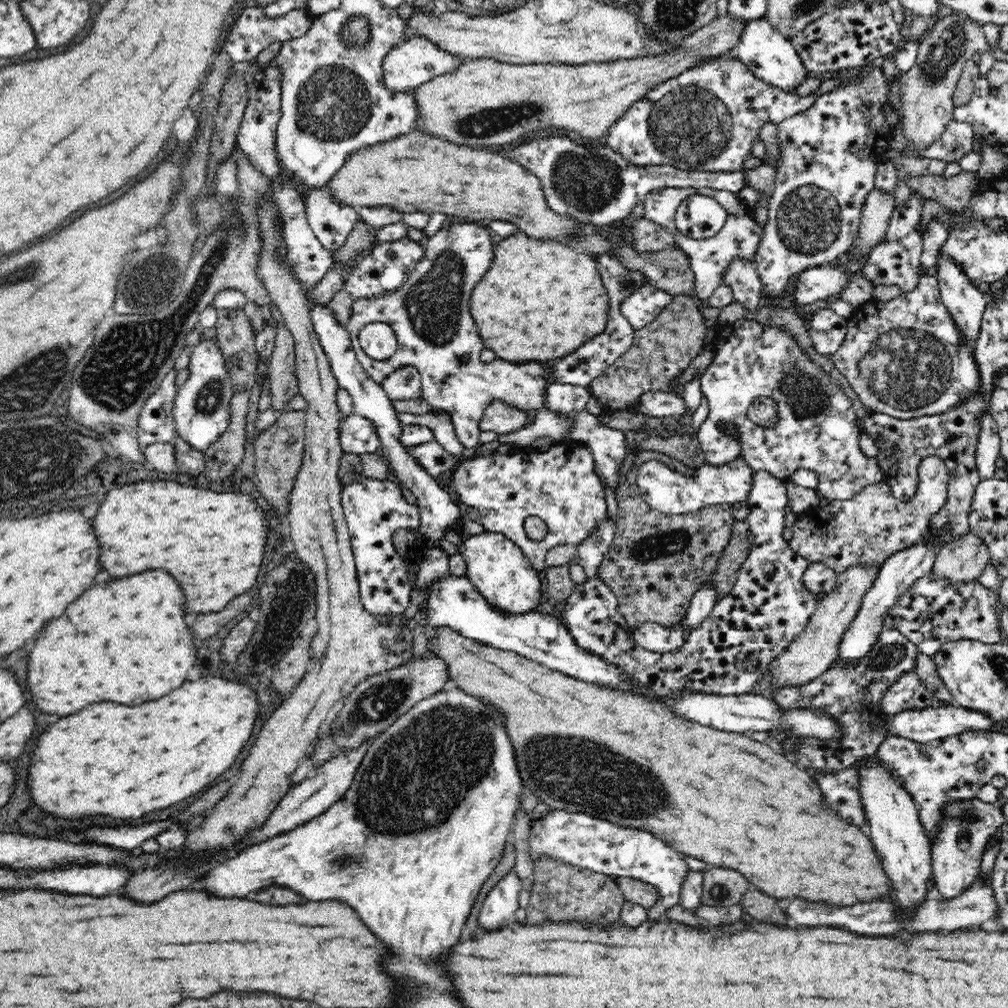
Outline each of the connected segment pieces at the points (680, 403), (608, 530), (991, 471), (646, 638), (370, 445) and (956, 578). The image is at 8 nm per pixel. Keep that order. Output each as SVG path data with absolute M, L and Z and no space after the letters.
M650 393L643 395L636 406L640 413L654 418L682 416L688 412L686 402L679 393Z
M606 516L580 544L577 544L577 561L583 566L585 574L598 577L598 567L615 536L616 525Z
M988 410L980 416L982 429L980 430L977 449L975 452L975 463L979 477L982 481L988 480L995 475L995 462L1001 454L1001 439L996 429L996 422Z
M682 622L671 627L648 625L634 633L634 638L639 646L658 654L680 649L687 642L687 637L688 631L684 629Z
M354 413L348 415L342 422L340 440L343 454L376 453L381 448L374 424L367 418Z
M973 532L946 542L936 553L931 572L934 577L946 578L951 584L972 582L986 570L990 553Z

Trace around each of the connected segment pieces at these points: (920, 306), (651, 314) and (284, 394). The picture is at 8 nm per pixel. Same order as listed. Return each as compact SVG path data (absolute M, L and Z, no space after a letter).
M926 274L926 276L920 276L918 284L911 291L901 292L893 299L882 301L870 300L862 305L857 305L854 312L847 319L845 339L831 359L834 361L836 369L848 379L850 387L854 389L858 399L869 412L889 414L894 418L902 420L918 418L924 415L940 414L956 408L968 396L972 396L972 394L976 394L976 390L980 390L980 372L978 372L978 364L974 361L973 352L975 344L974 342L967 342L961 338L961 335L957 335L955 323L951 320L950 313L947 312L947 308L941 301L940 296L937 277Z
M648 281L642 284L638 291L632 292L628 298L622 300L620 313L635 329L641 329L652 322L662 308L670 304L674 296L659 288L654 288Z
M285 324L276 325L276 340L271 354L269 374L270 398L276 414L288 413L288 400L299 393L296 375L294 337Z

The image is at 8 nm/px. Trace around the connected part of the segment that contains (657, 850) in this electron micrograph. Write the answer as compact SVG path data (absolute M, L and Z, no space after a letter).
M552 809L544 818L531 821L529 836L534 860L547 855L584 870L615 878L629 877L655 886L660 899L648 910L648 920L664 918L669 907L681 902L681 889L689 867L680 852L650 831L622 827L589 814Z

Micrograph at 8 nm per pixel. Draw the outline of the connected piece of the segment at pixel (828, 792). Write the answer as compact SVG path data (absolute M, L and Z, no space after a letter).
M861 759L840 772L830 774L820 774L815 770L812 772L812 778L818 783L822 794L830 798L830 802L834 802L834 806L838 806L838 810L850 818L850 822L858 822L858 826L862 826L862 820L865 822L858 793L857 772L860 763Z

